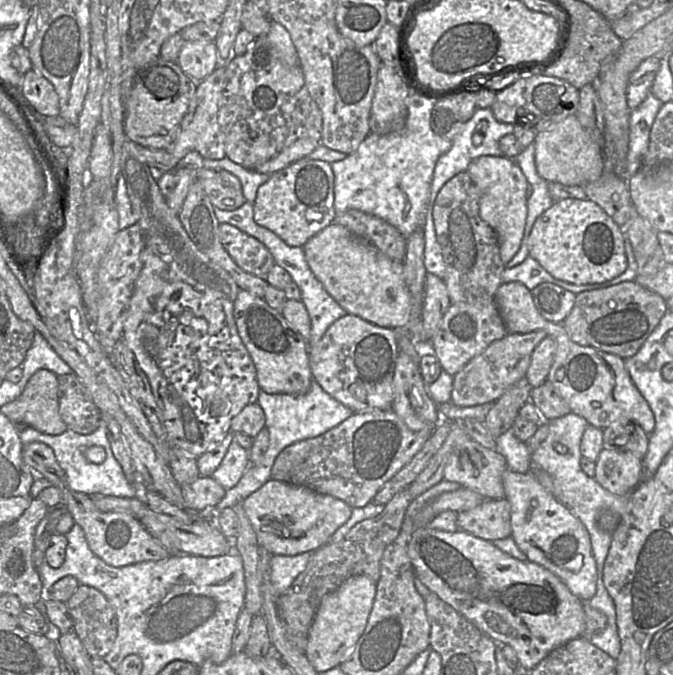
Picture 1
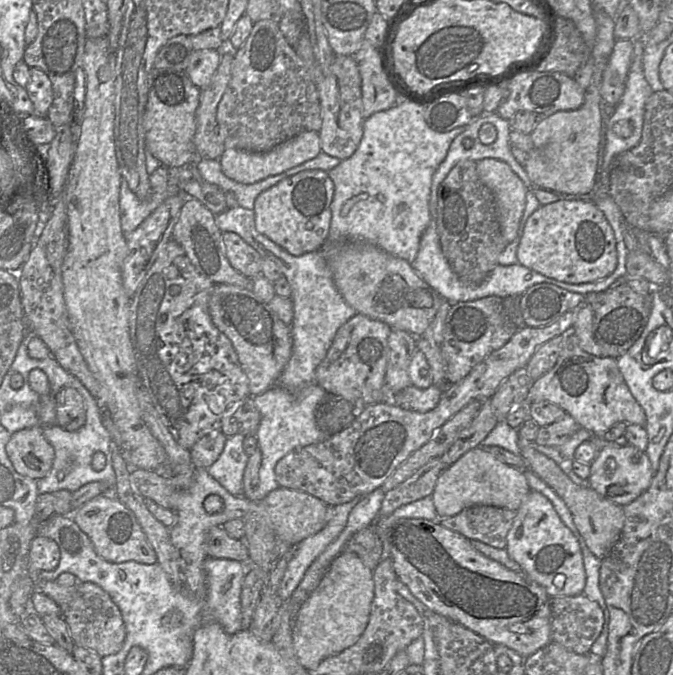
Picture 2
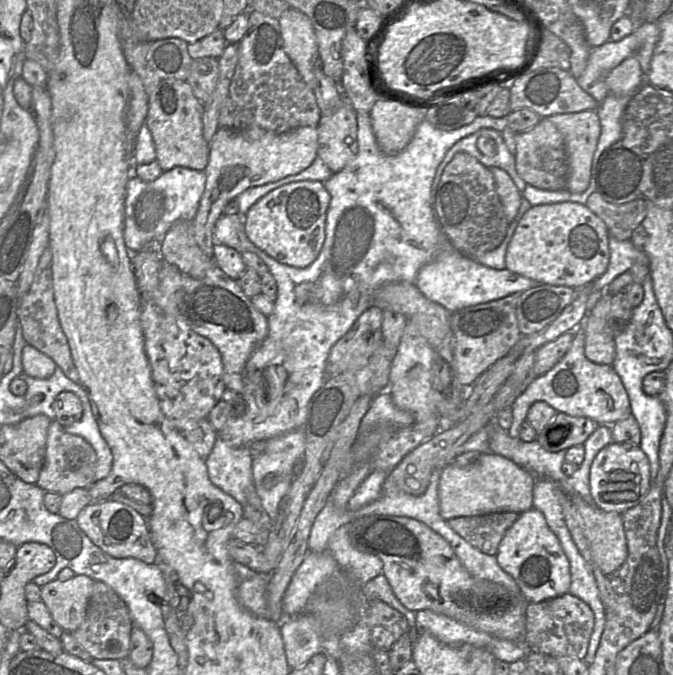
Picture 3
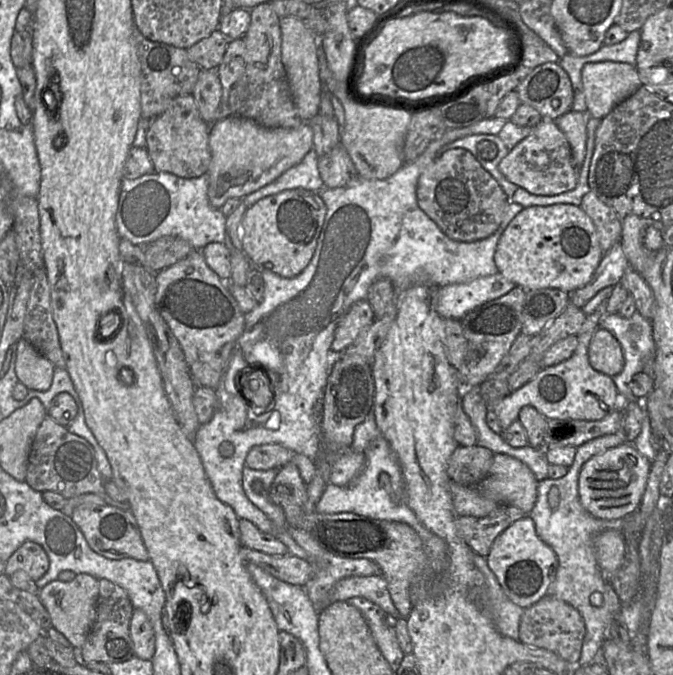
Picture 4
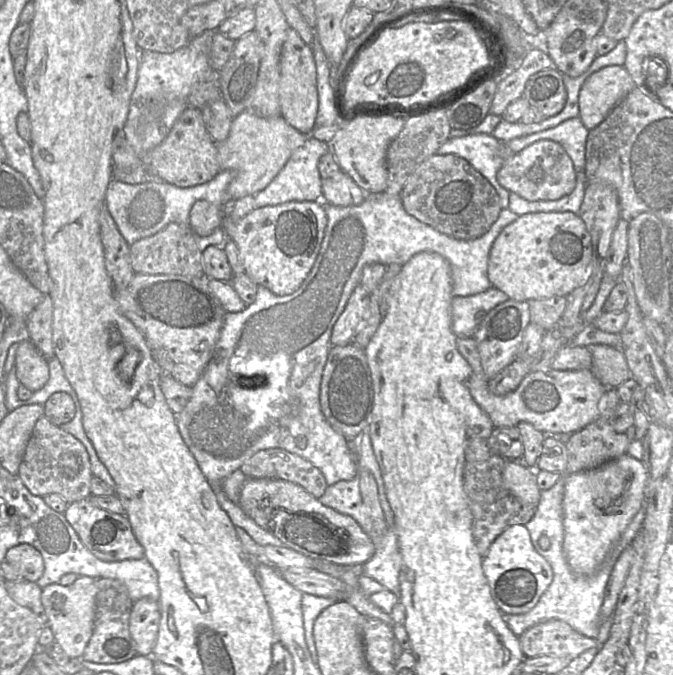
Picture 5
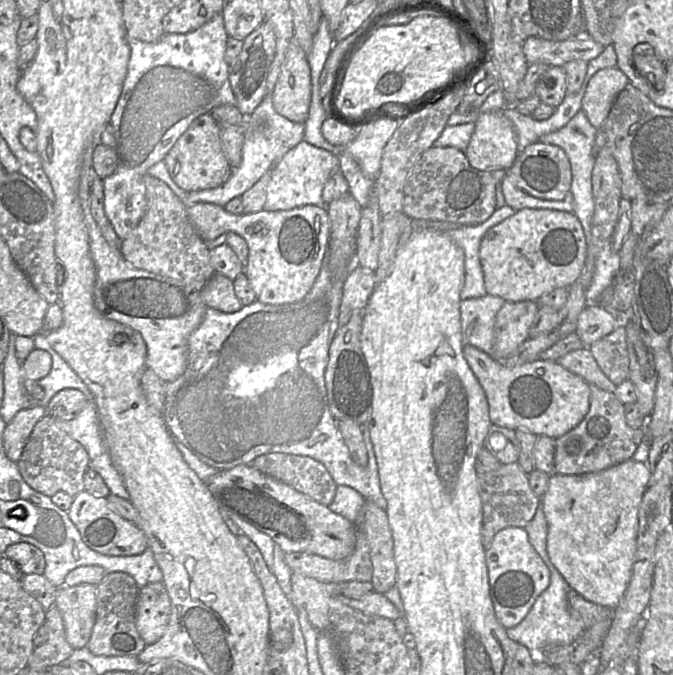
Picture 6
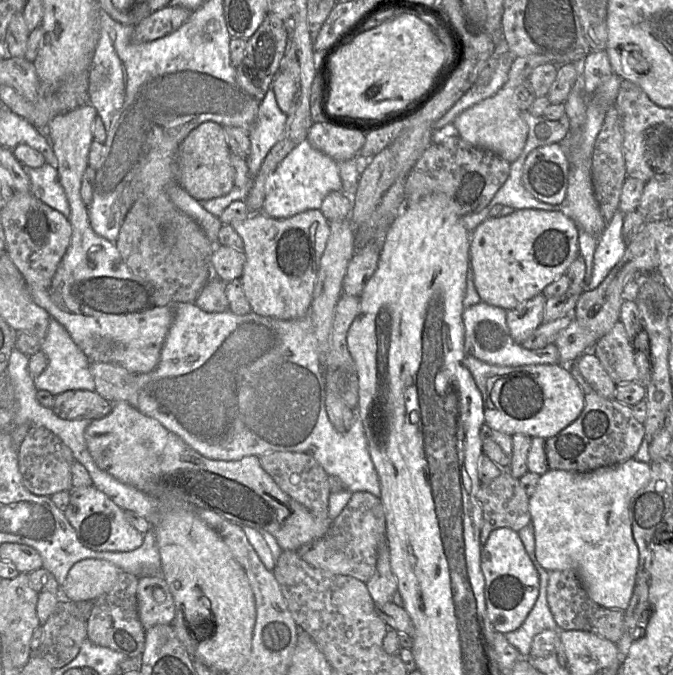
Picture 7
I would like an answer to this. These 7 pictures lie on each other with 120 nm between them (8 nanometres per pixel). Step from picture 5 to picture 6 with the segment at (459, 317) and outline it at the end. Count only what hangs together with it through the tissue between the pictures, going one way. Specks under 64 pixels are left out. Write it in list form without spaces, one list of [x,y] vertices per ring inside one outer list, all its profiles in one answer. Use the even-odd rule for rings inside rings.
[[[486,294],[460,302],[463,345],[474,346],[492,356],[495,317],[505,300]]]

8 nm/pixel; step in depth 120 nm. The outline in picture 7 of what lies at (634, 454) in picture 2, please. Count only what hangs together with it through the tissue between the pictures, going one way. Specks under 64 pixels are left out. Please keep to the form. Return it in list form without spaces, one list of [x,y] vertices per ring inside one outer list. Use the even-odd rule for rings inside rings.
[[[634,458],[589,472],[549,469],[540,476],[537,487],[529,498],[538,563],[548,571],[573,571],[590,598],[597,604],[625,611],[636,584],[639,559],[639,551],[633,538],[629,517],[629,505],[633,496],[644,488],[650,479],[650,463]]]

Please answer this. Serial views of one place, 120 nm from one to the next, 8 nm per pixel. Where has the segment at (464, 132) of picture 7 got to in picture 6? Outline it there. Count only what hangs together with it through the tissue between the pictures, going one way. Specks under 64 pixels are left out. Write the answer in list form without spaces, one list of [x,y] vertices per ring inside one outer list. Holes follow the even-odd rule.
[[[587,35],[564,41],[529,37],[522,43],[522,50],[528,65],[543,63],[549,66],[563,66],[573,60],[589,62],[599,56],[604,48]],[[502,111],[480,113],[465,155],[478,170],[508,171],[518,157],[517,135],[513,123]]]

